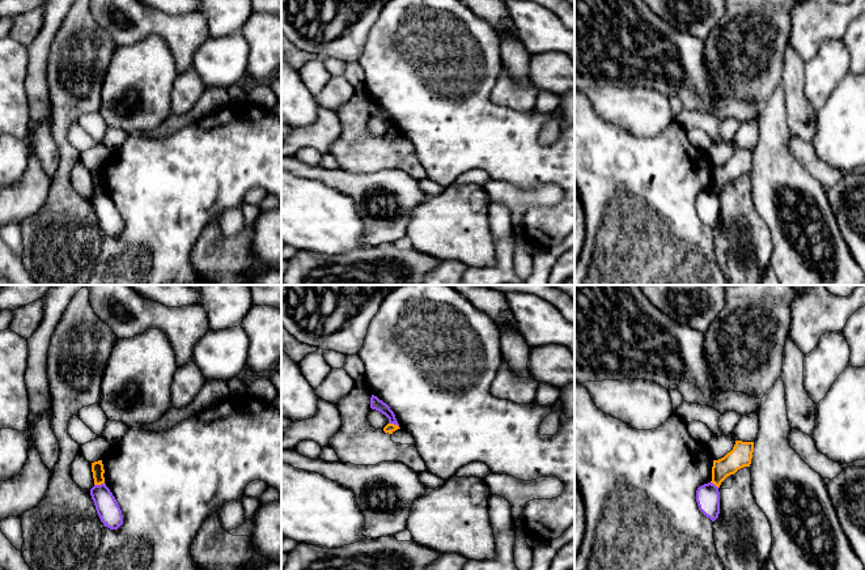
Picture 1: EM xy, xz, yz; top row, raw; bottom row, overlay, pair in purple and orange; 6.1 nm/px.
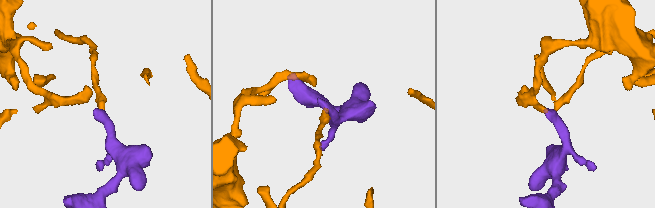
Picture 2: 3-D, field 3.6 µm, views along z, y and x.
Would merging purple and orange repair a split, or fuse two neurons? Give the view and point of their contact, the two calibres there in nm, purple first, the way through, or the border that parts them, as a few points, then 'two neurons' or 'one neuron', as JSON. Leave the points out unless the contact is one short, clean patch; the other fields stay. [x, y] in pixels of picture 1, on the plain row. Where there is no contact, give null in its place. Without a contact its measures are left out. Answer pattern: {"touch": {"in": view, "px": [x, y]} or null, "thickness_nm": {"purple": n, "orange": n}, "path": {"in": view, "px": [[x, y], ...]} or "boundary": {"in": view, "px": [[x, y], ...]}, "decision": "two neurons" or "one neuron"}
{"touch": {"in": "xy", "px": [98, 192]}, "thickness_nm": {"purple": 140, "orange": 80}, "boundary": {"in": "xy", "px": [[104, 190], [94, 192]]}, "decision": "two neurons"}

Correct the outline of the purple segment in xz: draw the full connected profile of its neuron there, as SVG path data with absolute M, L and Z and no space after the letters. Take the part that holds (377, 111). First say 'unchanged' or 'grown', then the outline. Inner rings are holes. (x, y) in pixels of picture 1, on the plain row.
unchanged | M372 102L372 105L370 105L370 115L381 119L382 122L385 122L389 126L389 131L394 131L394 132L399 133L399 131L395 126L395 122L390 116L390 114L374 102Z

